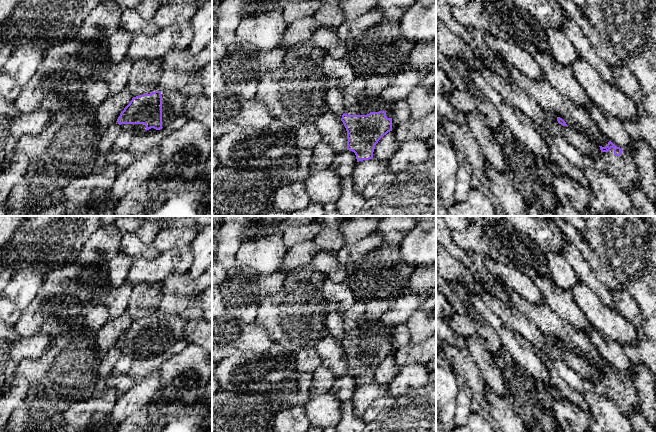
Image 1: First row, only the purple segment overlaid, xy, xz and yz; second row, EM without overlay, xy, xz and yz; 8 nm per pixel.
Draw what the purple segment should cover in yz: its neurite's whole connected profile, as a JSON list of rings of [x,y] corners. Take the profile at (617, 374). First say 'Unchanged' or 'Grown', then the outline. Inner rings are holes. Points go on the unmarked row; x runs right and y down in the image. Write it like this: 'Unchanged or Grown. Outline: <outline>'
Grown. Outline: [[[611,365],[608,366],[606,371],[599,371],[602,376],[599,390],[612,400],[623,414],[629,416],[632,412],[640,411],[637,392],[630,378]]]

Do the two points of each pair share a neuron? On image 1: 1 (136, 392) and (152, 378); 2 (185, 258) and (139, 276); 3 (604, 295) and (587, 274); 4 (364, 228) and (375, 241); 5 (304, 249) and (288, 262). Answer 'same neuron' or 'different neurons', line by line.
1: same neuron
2: same neuron
3: same neuron
4: different neurons
5: same neuron

